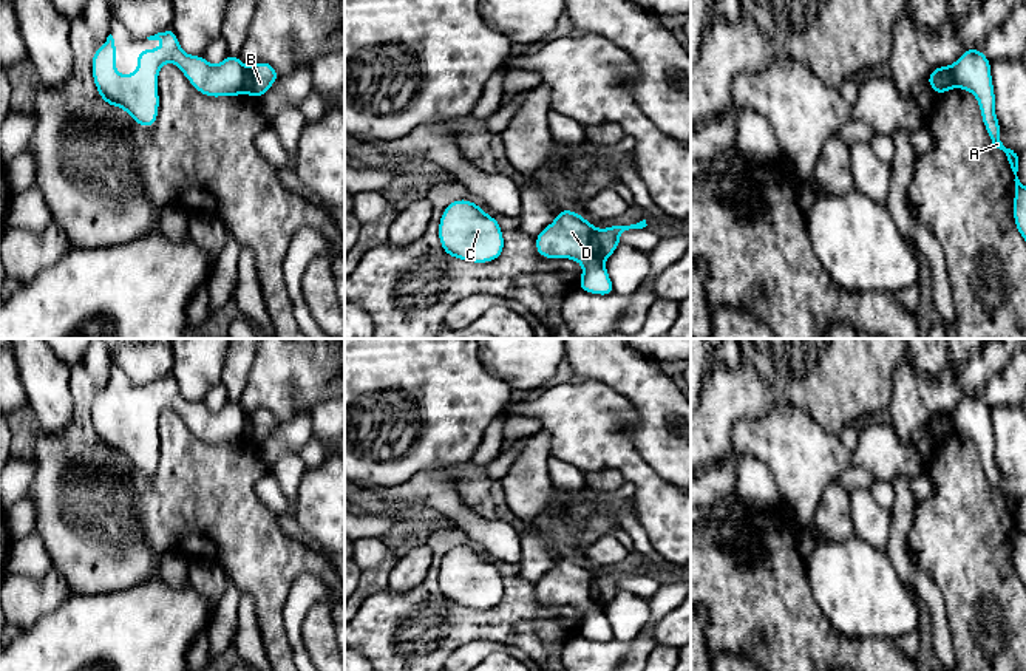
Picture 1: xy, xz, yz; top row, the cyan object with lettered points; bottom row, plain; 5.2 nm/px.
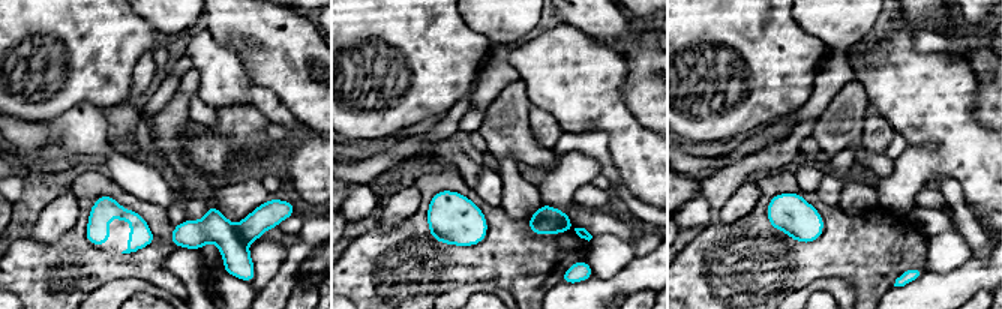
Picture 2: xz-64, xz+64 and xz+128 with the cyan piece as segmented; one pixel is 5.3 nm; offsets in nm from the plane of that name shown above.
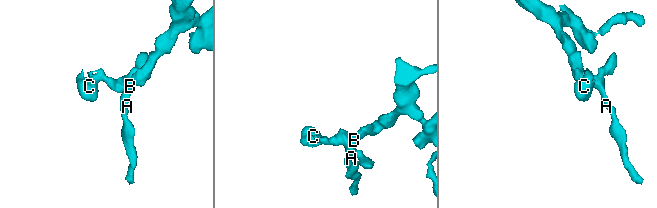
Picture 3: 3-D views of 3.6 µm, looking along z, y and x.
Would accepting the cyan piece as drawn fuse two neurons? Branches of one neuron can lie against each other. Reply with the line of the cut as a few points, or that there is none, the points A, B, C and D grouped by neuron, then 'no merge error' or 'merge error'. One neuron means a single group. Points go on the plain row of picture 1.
cut xz (595, 575), (594, 597), (603, 606); groups A C D / B; merge error

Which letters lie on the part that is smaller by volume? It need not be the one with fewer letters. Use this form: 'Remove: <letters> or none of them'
Remove: A, C, D

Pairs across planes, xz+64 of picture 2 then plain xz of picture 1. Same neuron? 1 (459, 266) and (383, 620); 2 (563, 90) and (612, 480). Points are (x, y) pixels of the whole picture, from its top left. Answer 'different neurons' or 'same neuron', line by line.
1: same neuron
2: different neurons

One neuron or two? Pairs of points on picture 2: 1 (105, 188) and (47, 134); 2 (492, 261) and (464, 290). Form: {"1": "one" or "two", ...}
{"1": "two", "2": "two"}

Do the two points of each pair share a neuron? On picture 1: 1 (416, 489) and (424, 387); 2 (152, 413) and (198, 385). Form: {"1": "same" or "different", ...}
{"1": "different", "2": "different"}

